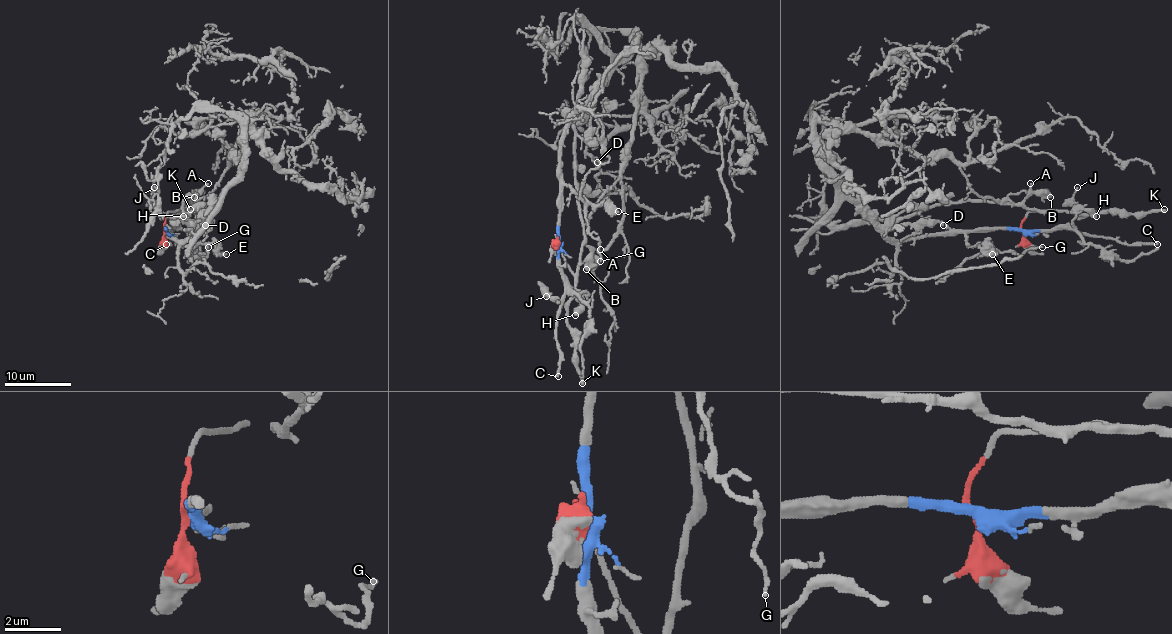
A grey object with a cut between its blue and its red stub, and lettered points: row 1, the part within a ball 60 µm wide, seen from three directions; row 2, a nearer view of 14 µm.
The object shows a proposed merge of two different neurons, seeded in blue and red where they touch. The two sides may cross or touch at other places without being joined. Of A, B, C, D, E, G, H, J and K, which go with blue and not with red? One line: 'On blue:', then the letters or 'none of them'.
On blue: C, D, E, G

